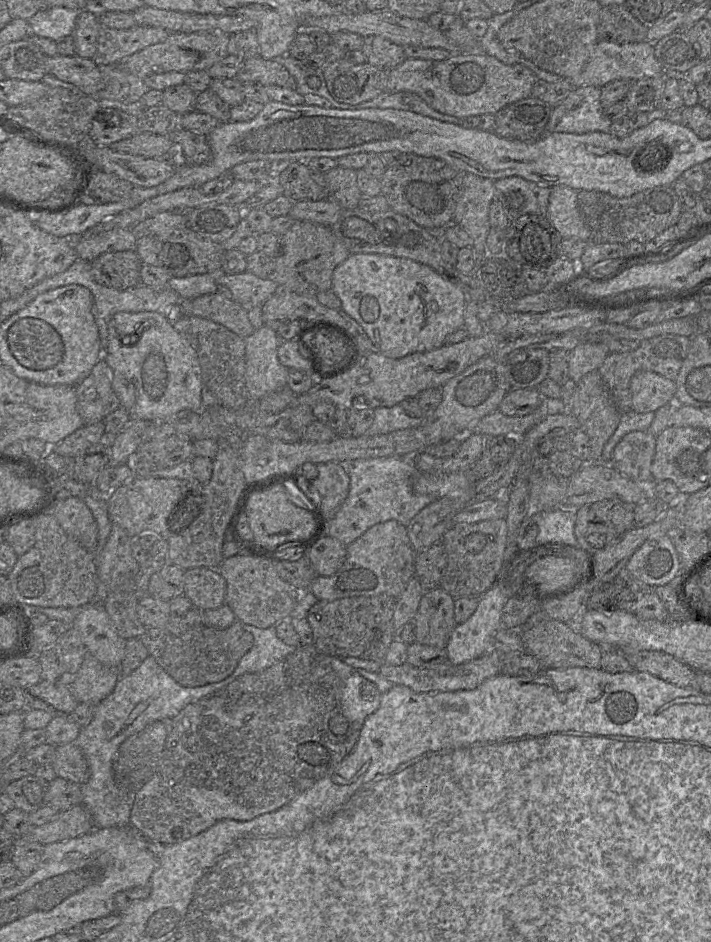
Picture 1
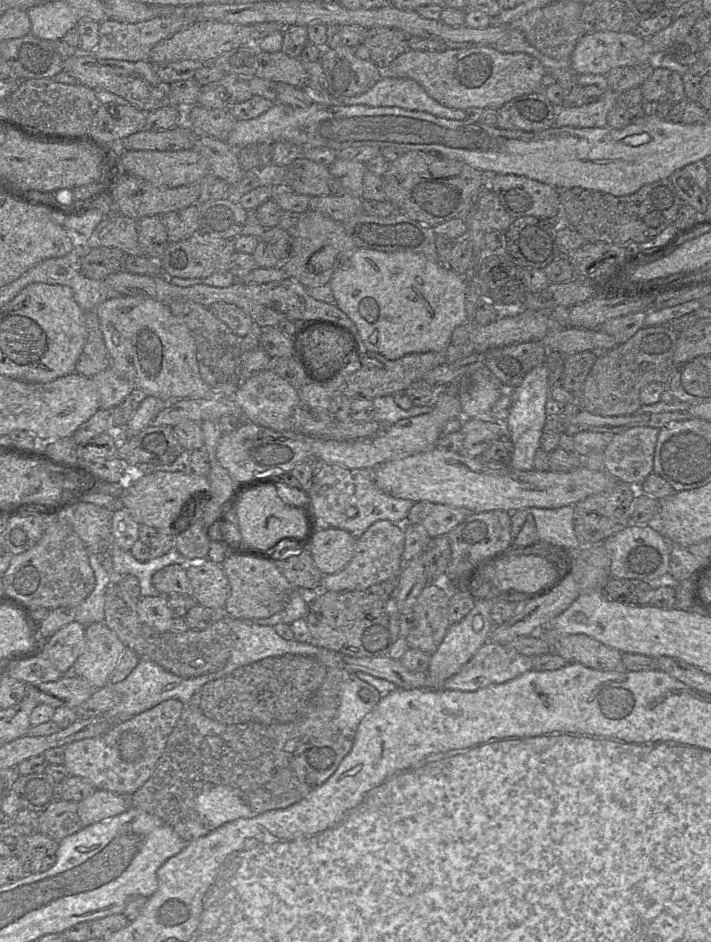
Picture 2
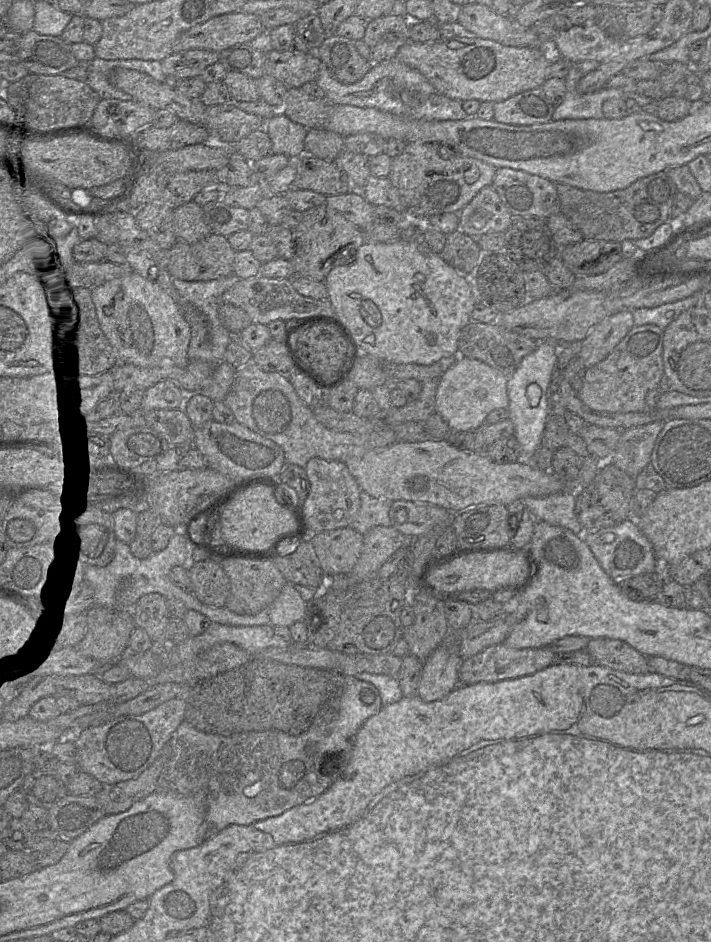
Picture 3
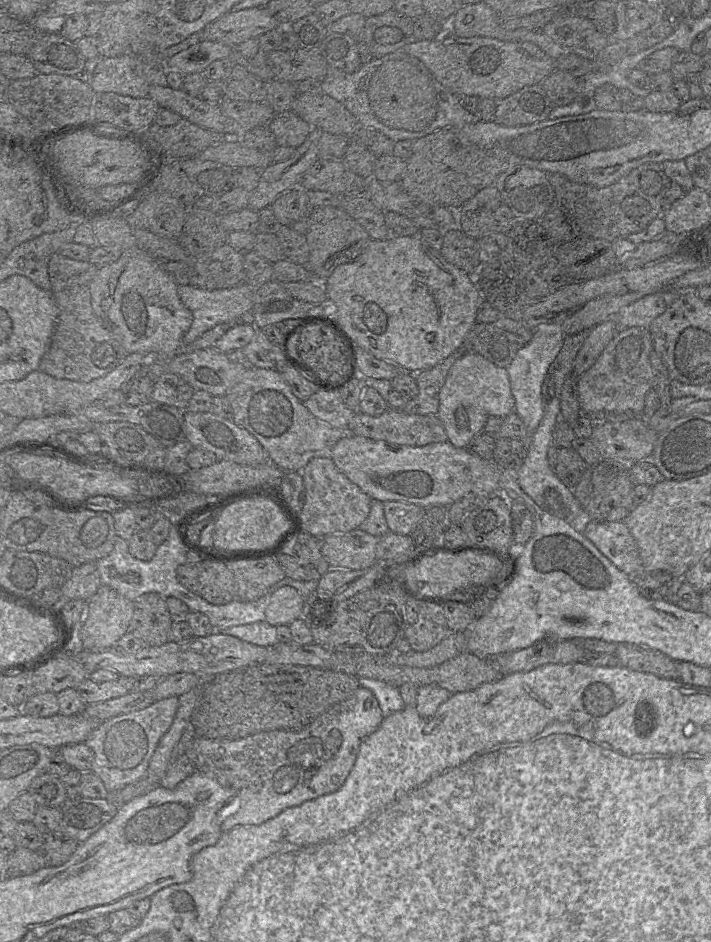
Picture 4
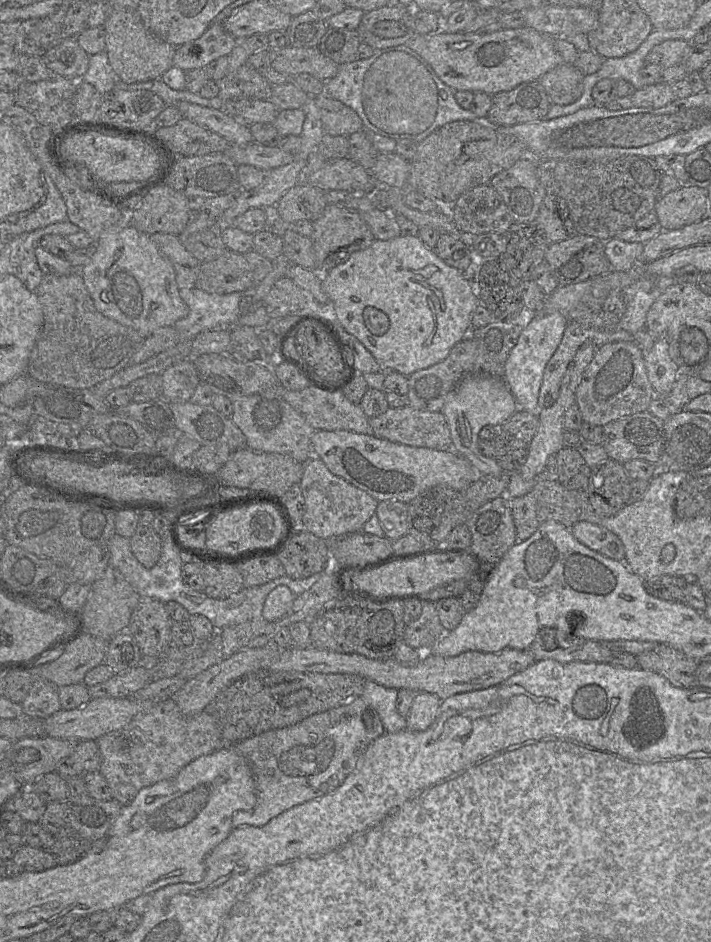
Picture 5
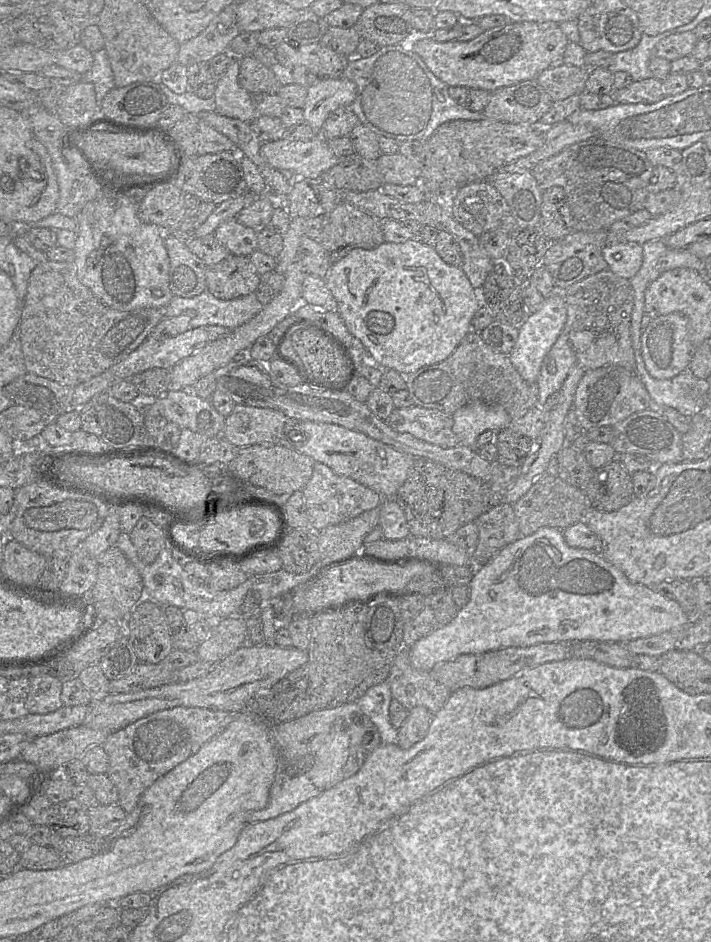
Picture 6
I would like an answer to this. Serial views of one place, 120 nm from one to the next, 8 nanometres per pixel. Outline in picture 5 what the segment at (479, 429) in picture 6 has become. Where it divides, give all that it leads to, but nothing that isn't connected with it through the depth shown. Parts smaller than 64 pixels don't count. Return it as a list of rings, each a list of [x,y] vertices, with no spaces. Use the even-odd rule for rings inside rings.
[[[490,375],[464,376],[448,394],[442,410],[451,432],[453,451],[468,460],[479,475],[501,476],[504,471],[496,460],[481,454],[479,433],[487,425],[502,426],[518,409],[504,379]]]

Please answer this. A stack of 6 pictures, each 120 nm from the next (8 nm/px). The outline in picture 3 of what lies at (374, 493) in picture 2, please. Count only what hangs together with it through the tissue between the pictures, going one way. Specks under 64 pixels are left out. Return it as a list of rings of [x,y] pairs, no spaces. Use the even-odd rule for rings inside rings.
[[[362,491],[360,508],[348,527],[365,535],[376,526],[392,526],[390,507],[393,502],[386,498],[375,498]]]

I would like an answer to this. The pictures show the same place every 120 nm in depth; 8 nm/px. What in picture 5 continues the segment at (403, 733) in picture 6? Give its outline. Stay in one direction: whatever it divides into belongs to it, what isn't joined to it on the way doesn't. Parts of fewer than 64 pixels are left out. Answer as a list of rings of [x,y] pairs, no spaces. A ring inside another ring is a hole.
[[[427,692],[416,693],[406,717],[406,729],[415,732],[427,730],[437,718],[441,703],[442,700],[434,694]]]

